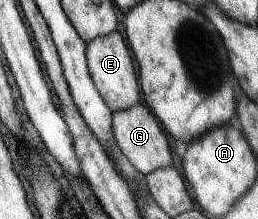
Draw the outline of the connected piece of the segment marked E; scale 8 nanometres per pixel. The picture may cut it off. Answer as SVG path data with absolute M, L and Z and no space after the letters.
M112 31L107 35L100 35L89 42L87 47L90 76L113 113L126 110L141 101L140 77L135 73L135 63L121 34L120 31Z

